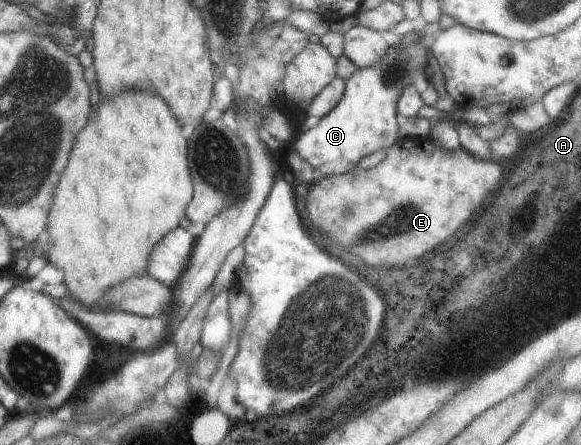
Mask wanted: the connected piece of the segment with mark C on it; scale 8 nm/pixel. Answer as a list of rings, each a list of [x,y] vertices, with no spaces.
[[[417,22],[412,31],[399,35],[398,41],[389,45],[371,67],[357,67],[349,79],[343,80],[343,95],[335,107],[289,143],[296,155],[315,171],[329,176],[349,172],[361,157],[388,148],[397,141],[399,129],[395,102],[403,88],[411,84],[414,77],[424,74],[425,67],[432,62],[429,43],[424,45],[424,36],[418,36],[422,24]]]

